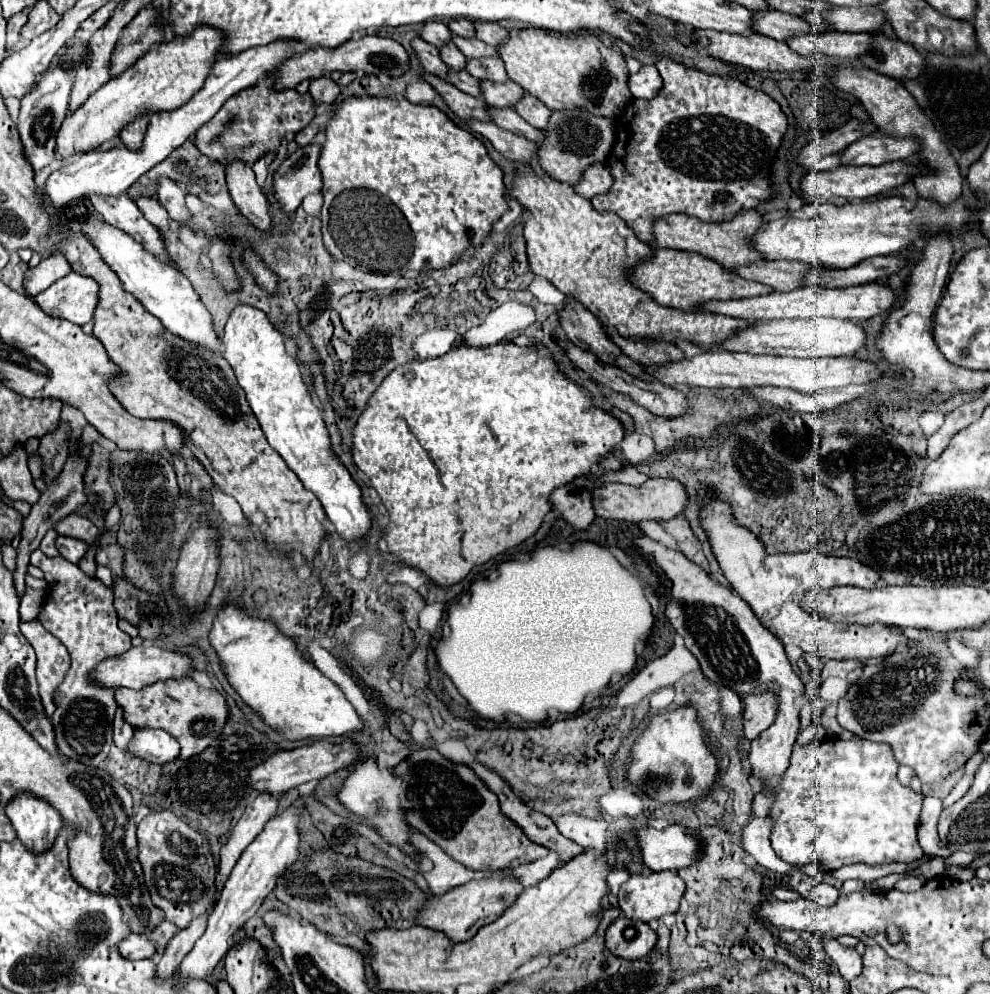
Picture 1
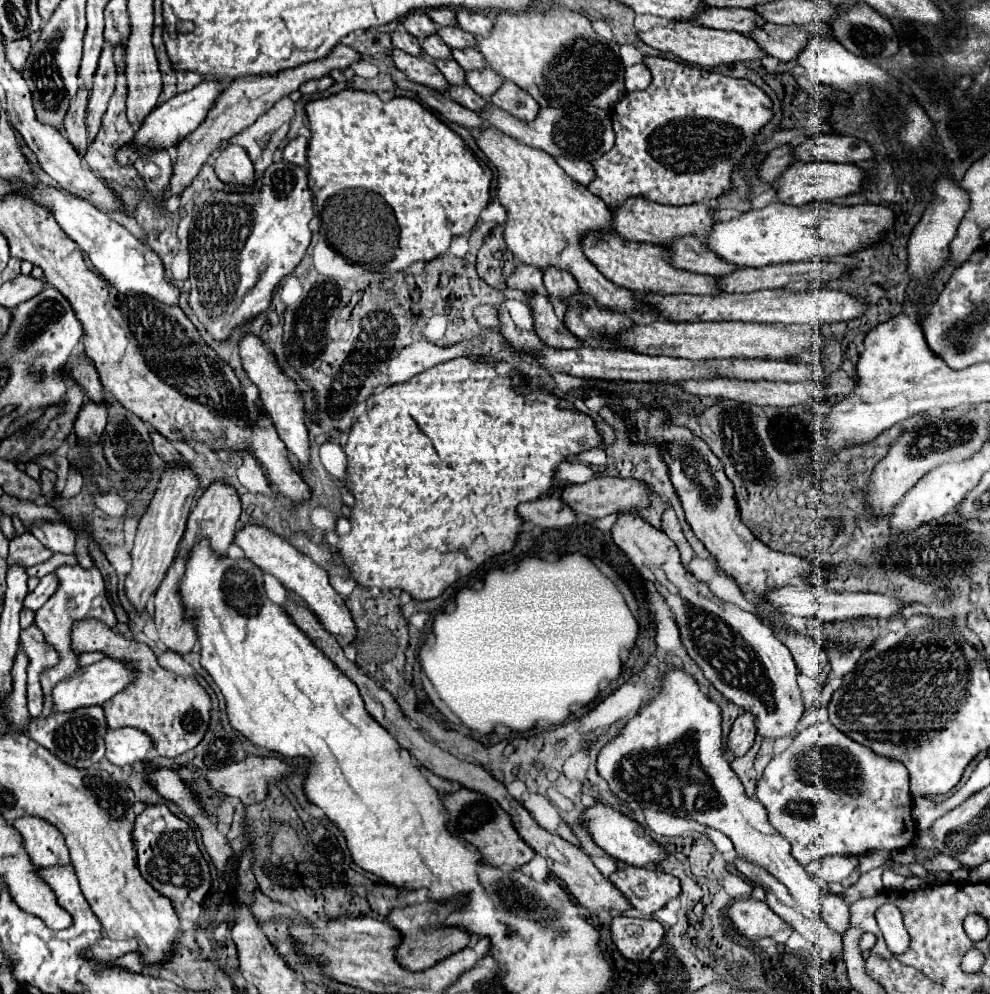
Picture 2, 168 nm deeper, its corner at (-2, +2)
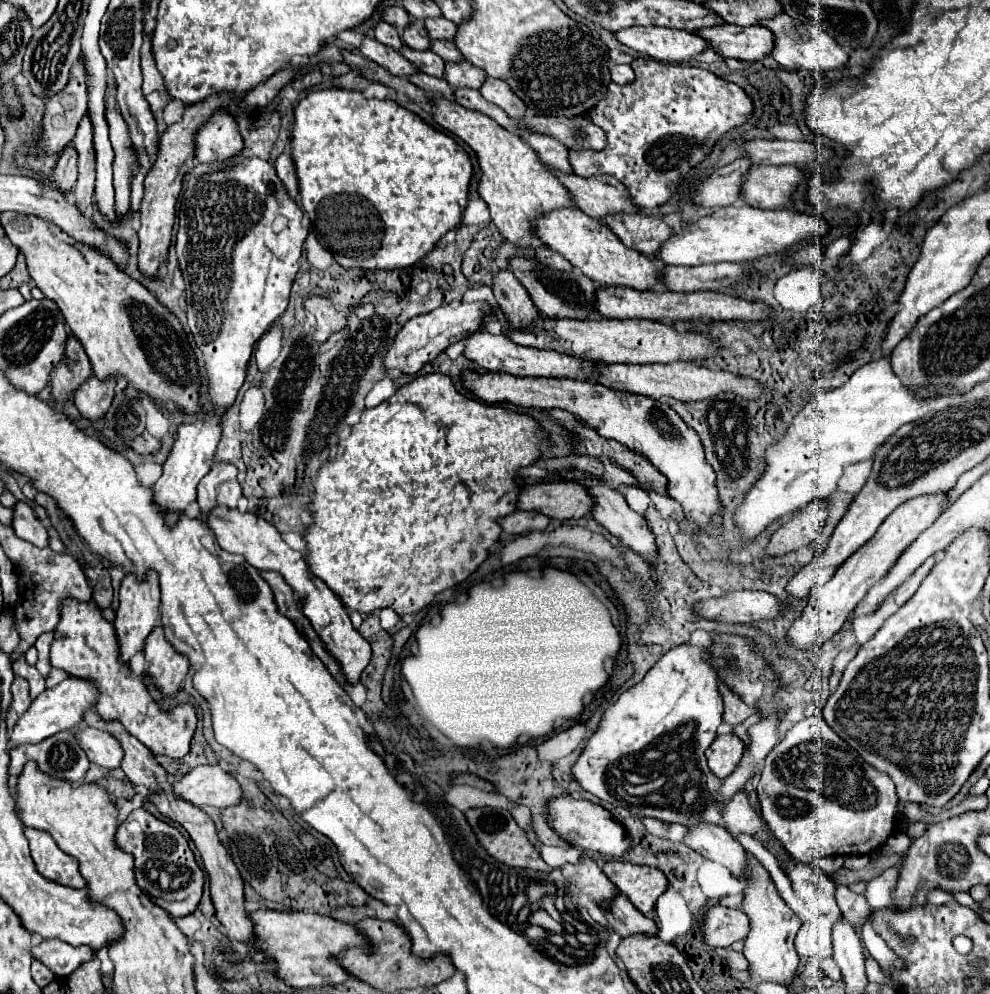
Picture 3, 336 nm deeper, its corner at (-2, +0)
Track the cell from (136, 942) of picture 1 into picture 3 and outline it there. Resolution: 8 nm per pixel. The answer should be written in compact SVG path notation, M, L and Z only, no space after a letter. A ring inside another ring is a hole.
M42 940L30 948L34 960L40 960L58 978L68 978L80 964L94 958L92 950L84 946L68 946L62 940Z

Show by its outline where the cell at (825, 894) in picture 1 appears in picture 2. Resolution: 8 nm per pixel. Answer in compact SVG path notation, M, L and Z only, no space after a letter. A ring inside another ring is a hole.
M824 892L822 896L822 918L824 922L844 934L848 928L848 906L842 898L842 894L834 894L834 892Z

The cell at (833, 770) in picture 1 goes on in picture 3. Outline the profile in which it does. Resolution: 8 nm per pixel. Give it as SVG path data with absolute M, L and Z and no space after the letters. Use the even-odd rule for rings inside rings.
M810 716L794 724L784 738L766 756L760 782L756 786L760 798L762 818L770 832L780 840L784 850L798 862L810 864L820 856L848 856L848 854L870 854L882 848L882 844L896 832L898 796L894 782L888 774L872 770L856 750L852 750L826 722L822 716Z

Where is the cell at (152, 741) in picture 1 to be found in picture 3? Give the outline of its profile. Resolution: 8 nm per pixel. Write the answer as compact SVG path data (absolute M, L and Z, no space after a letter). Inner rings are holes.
M82 726L76 732L76 740L80 748L86 752L90 762L104 766L108 770L120 766L120 758L124 752L120 752L120 742L116 742L116 738L112 738L110 734L104 734L102 730L96 728Z

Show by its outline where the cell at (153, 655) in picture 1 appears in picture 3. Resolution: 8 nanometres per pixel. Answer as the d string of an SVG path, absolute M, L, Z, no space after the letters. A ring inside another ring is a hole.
M66 678L58 686L44 690L36 700L32 700L28 712L20 716L12 734L8 736L8 748L16 748L22 744L38 744L44 738L50 738L58 732L76 728L82 722L84 710L90 710L94 706L94 702L96 702L96 686L92 686L92 682Z

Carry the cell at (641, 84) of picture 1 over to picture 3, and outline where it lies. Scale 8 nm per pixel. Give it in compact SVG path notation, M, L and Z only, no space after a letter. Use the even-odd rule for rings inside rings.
M628 64L610 66L610 78L616 84L628 84L632 80L632 76L634 76L634 72L632 72L632 68Z

